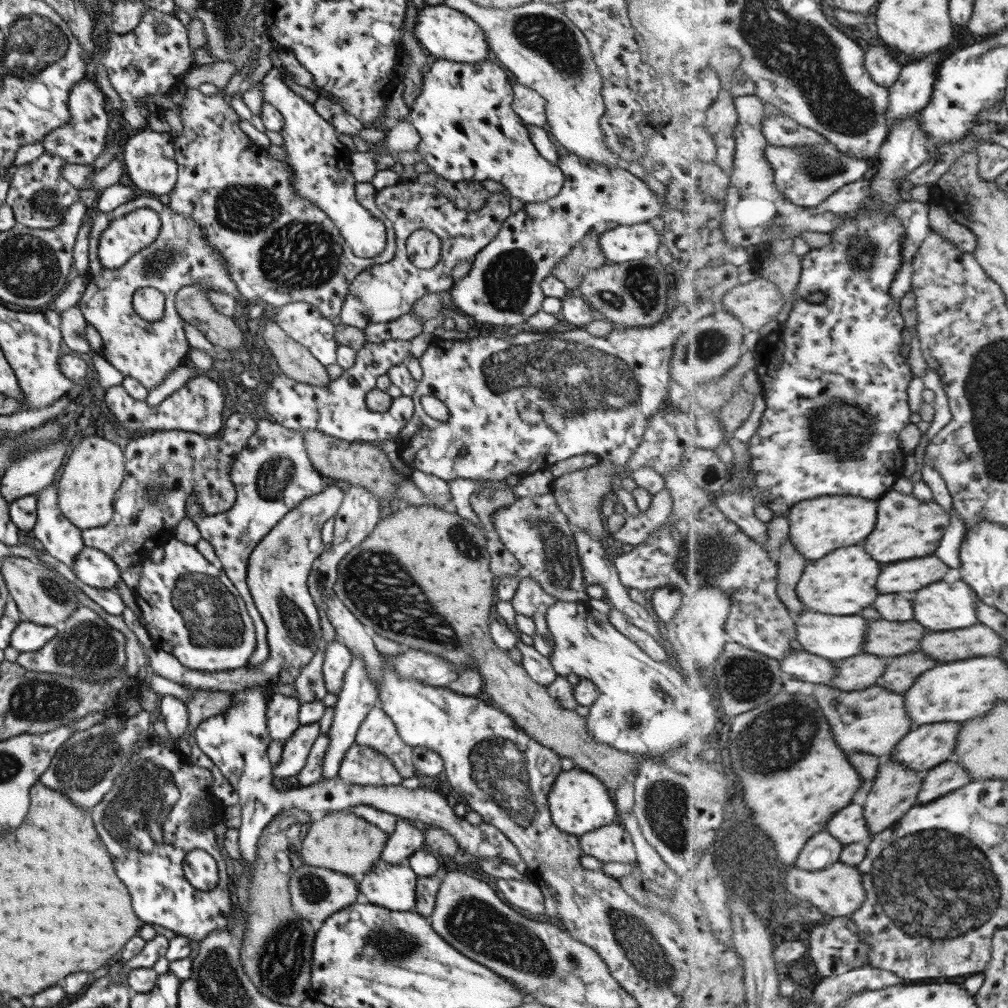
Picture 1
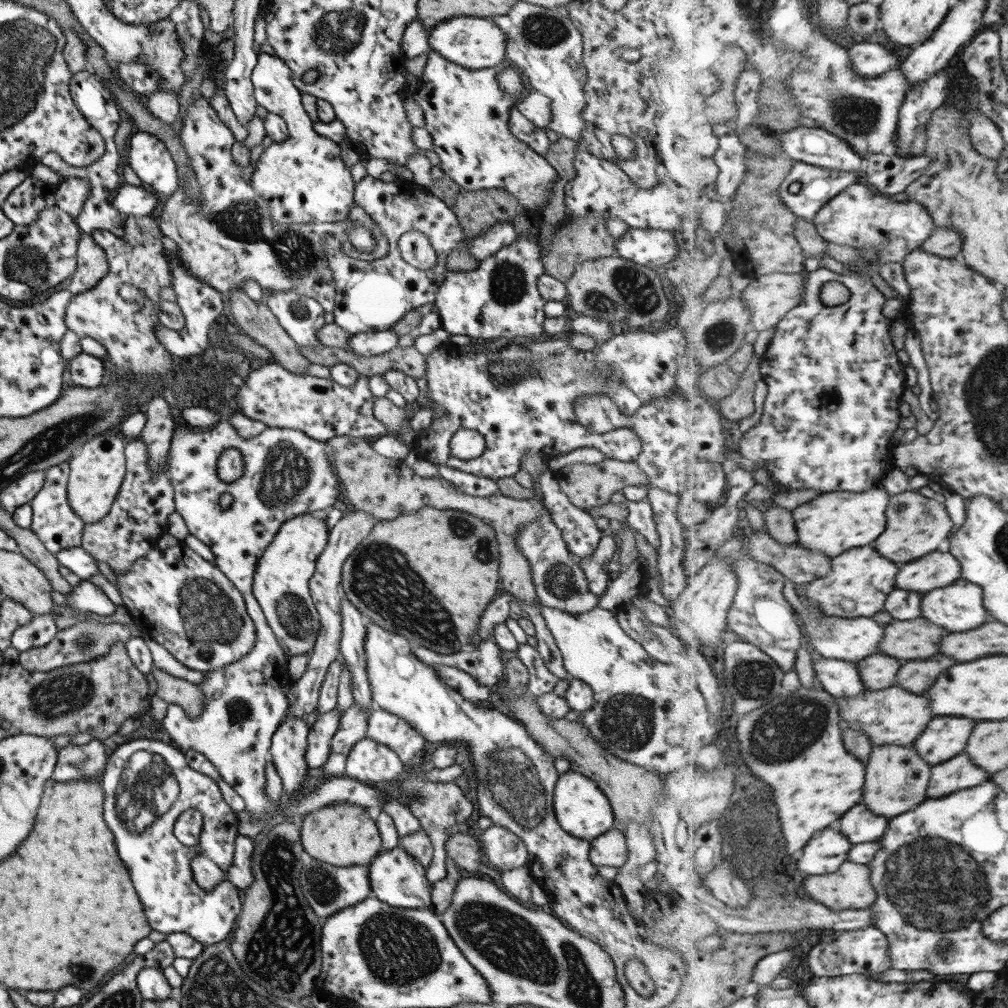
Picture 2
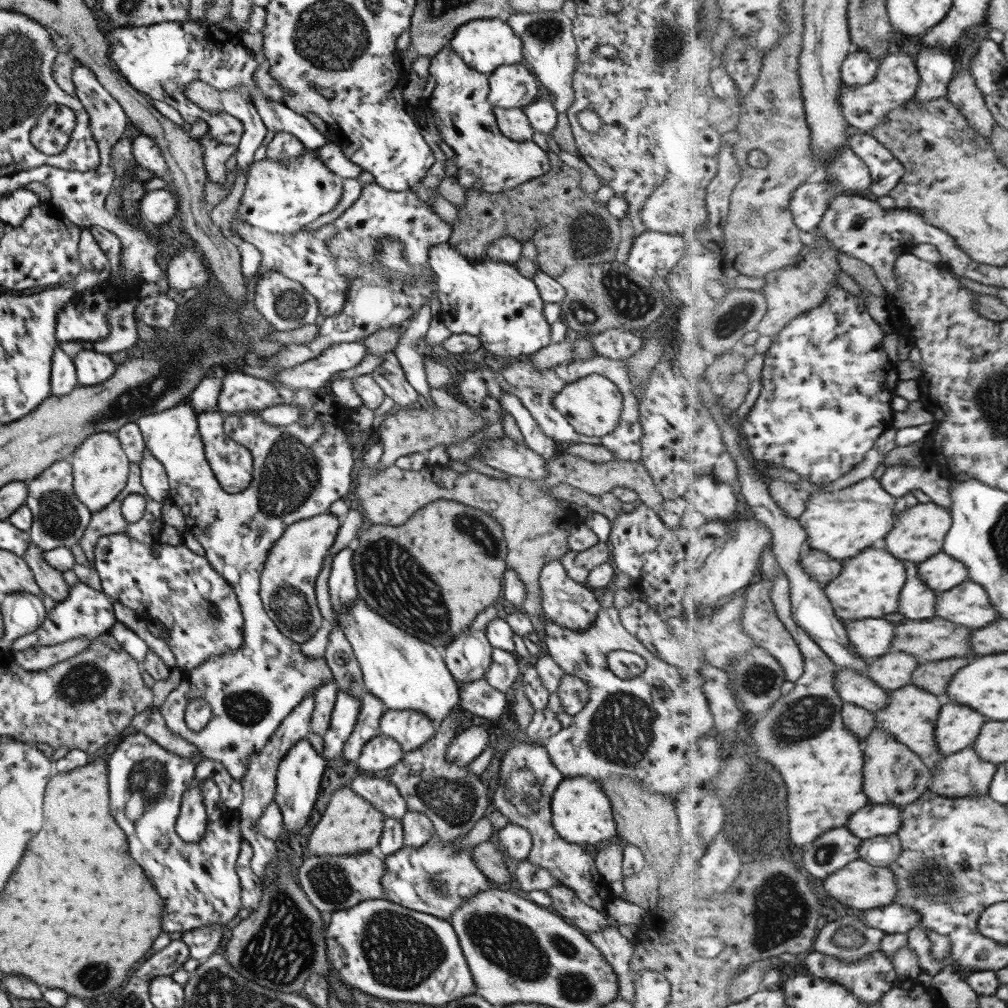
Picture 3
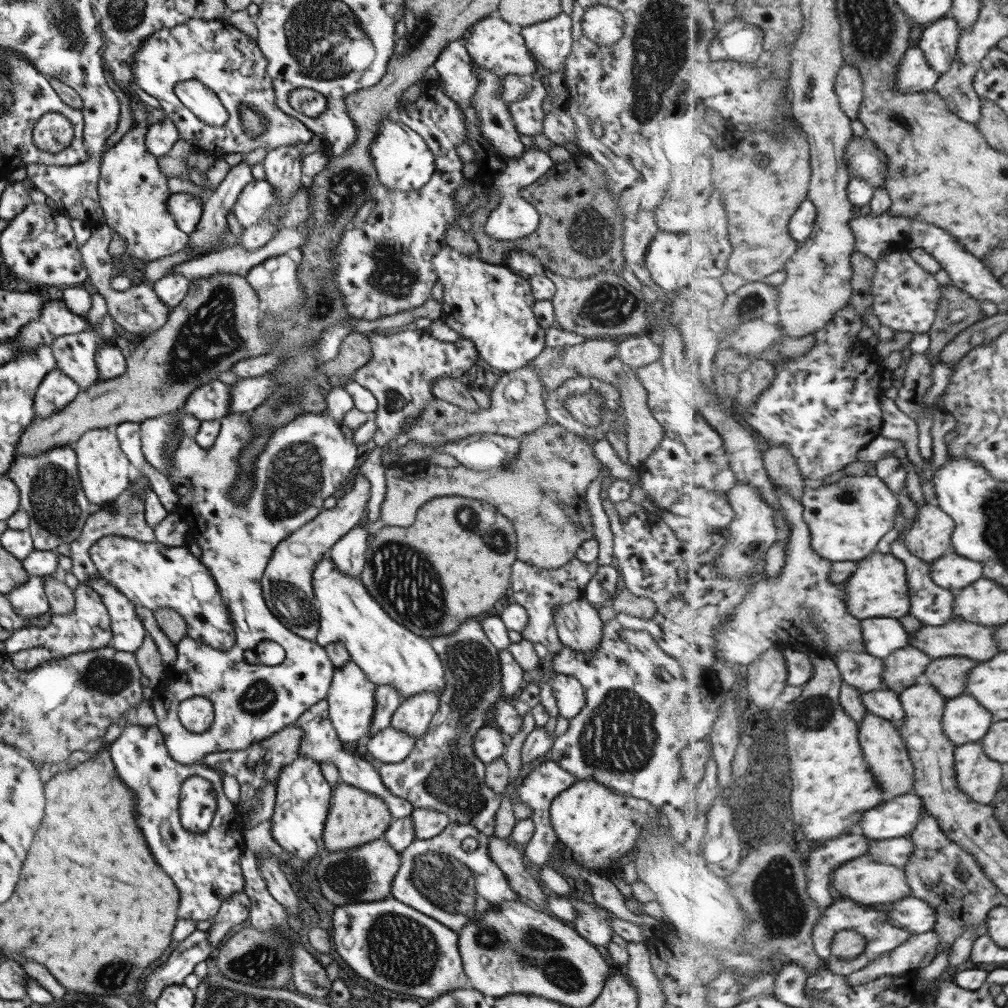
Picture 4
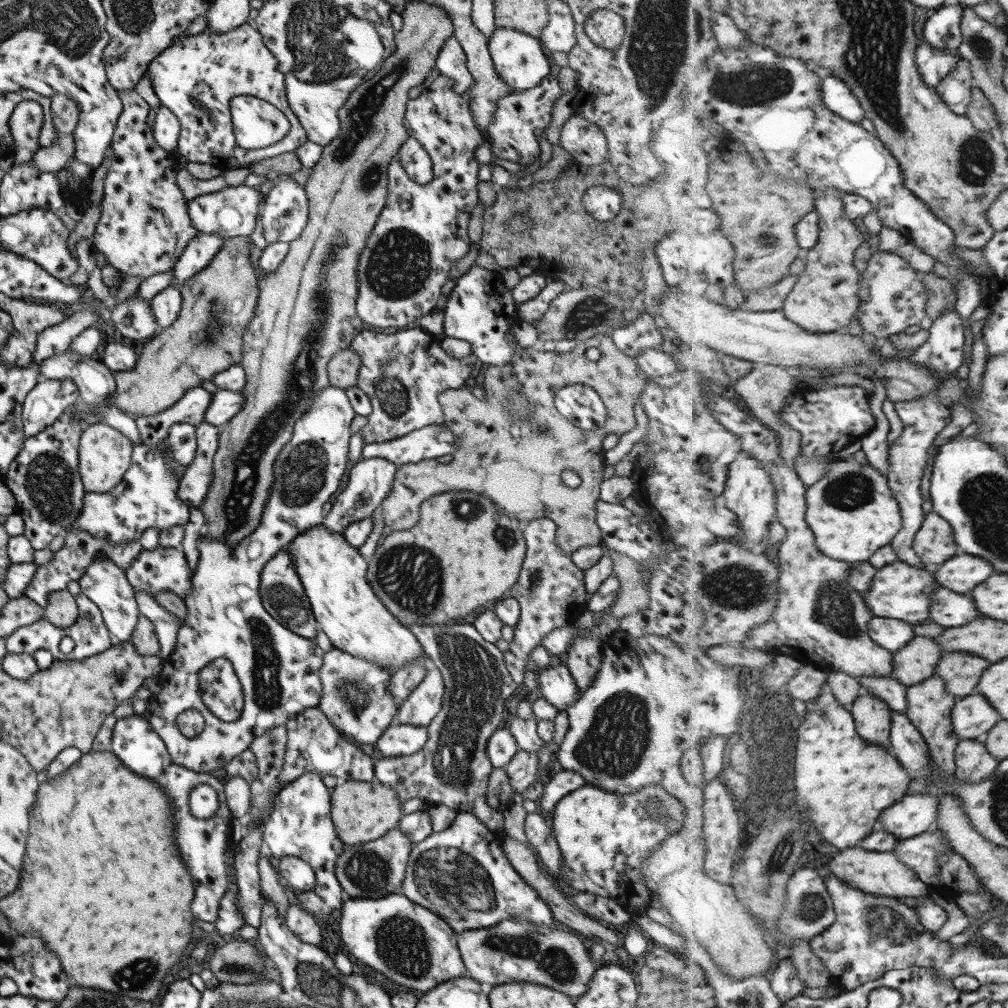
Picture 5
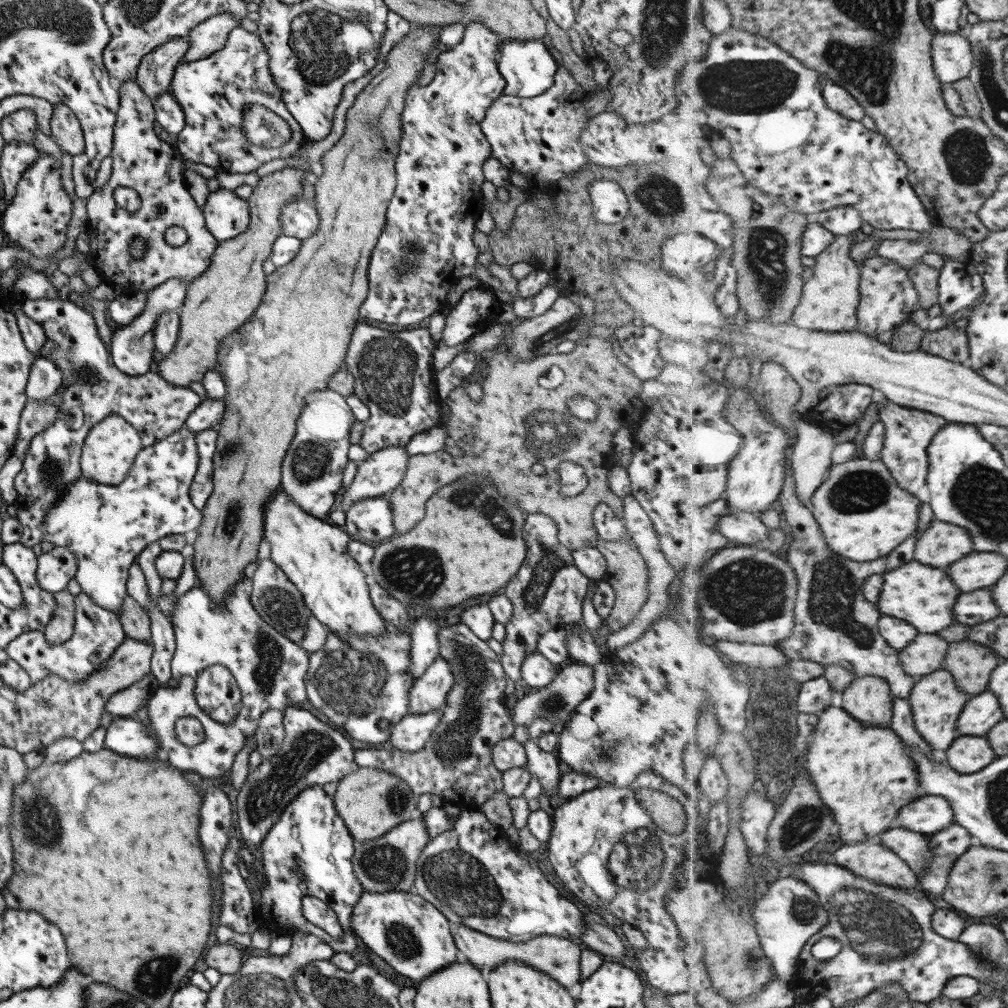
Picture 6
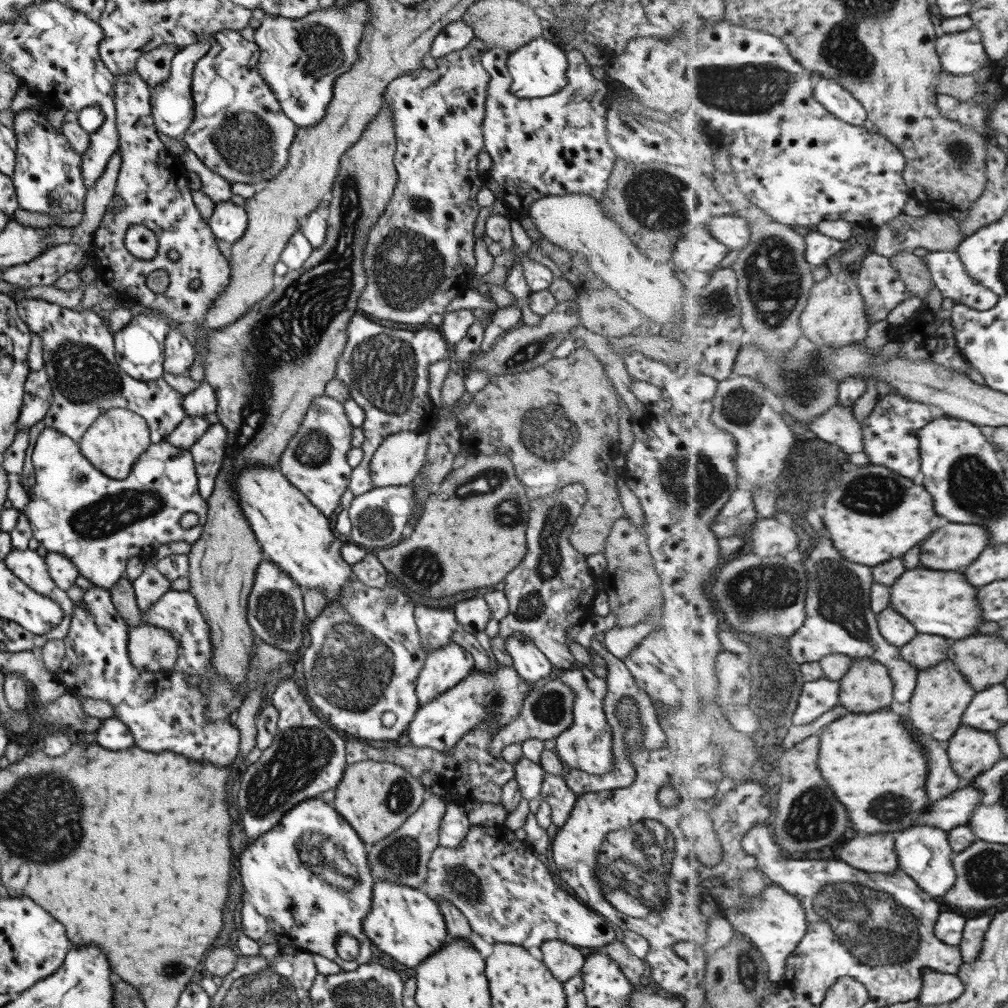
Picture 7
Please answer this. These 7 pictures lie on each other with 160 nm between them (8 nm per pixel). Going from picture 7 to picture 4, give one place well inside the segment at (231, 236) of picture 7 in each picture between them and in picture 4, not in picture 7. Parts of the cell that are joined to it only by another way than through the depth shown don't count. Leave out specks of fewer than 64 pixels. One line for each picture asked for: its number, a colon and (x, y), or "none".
4: (257, 197)
5: (231, 212)
6: (225, 215)

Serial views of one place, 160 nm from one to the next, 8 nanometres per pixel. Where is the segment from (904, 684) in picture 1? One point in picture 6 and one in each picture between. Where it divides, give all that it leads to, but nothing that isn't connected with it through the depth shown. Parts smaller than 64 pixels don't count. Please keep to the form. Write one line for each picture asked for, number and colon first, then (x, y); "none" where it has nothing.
2: (917, 676)
3: (936, 677)
4: (949, 676)
5: (962, 672)
6: (972, 664)

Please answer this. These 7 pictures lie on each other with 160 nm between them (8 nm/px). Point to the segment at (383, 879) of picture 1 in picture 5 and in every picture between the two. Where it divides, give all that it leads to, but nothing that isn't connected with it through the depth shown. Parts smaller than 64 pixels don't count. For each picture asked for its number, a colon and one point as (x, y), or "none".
2: (396, 879)
3: (433, 879)
4: (449, 877)
5: (460, 873)

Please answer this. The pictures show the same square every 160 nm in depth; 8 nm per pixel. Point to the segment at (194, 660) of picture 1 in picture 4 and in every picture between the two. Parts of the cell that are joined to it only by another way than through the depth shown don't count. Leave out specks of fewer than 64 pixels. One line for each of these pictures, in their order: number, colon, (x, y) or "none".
2: (187, 605)
3: (168, 585)
4: (149, 574)

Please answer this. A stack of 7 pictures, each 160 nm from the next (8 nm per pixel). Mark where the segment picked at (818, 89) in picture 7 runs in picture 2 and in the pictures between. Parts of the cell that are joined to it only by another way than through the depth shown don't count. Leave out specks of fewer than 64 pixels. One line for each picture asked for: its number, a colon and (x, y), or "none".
2: (871, 60)
3: (859, 68)
4: (850, 86)
5: (836, 94)
6: (838, 98)

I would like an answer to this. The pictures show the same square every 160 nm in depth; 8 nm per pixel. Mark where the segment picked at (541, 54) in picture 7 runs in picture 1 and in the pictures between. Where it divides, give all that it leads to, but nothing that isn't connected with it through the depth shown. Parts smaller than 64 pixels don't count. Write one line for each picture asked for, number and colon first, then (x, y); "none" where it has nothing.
1: (444, 33)
2: (474, 43)
3: (483, 44)
4: (498, 47)
5: (517, 58)
6: (527, 67)

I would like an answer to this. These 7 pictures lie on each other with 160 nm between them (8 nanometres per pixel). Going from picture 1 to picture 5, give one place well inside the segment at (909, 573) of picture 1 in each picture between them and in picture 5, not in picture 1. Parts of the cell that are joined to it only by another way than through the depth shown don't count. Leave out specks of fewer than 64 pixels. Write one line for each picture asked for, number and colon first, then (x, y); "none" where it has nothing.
2: (937, 570)
3: (943, 572)
4: (952, 571)
5: (963, 572)

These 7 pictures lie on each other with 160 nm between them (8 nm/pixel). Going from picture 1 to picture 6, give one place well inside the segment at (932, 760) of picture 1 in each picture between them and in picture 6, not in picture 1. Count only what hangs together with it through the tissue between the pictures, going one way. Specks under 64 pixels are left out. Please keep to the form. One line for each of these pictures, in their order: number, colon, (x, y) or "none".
2: (945, 738)
3: (958, 726)
4: (966, 721)
5: (973, 717)
6: (983, 712)

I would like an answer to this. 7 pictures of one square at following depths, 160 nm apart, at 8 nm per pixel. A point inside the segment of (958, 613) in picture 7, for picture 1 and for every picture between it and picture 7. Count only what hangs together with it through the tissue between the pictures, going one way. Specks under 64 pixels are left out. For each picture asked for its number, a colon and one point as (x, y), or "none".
1: (845, 583)
2: (861, 581)
3: (870, 585)
4: (878, 589)
5: (902, 592)
6: (924, 596)

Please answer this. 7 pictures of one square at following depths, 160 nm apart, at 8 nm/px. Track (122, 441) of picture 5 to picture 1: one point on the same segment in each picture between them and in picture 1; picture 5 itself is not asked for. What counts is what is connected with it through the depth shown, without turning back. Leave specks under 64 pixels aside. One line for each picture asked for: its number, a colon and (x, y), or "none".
1: (94, 470)
2: (96, 470)
3: (99, 467)
4: (104, 471)

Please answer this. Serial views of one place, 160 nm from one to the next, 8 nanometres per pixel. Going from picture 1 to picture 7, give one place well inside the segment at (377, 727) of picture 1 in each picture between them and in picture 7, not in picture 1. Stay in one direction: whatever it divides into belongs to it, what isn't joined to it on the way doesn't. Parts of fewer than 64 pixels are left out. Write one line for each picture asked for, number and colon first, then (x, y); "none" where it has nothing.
2: (385, 728)
3: (410, 728)
4: (413, 715)
5: (420, 706)
6: (428, 692)
7: (442, 668)

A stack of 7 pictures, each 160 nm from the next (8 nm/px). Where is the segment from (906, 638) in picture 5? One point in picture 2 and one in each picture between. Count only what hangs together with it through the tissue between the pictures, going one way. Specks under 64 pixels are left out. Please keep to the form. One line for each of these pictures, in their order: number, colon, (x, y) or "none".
2: (849, 639)
3: (871, 638)
4: (882, 637)

